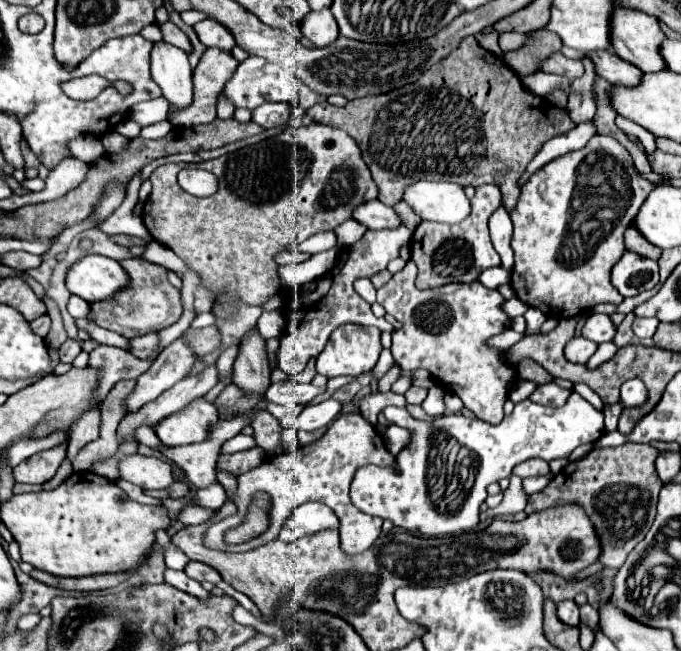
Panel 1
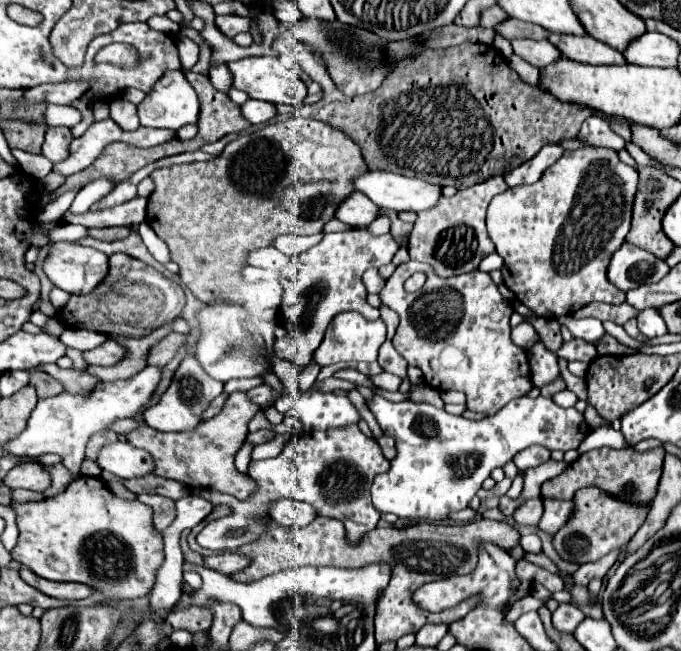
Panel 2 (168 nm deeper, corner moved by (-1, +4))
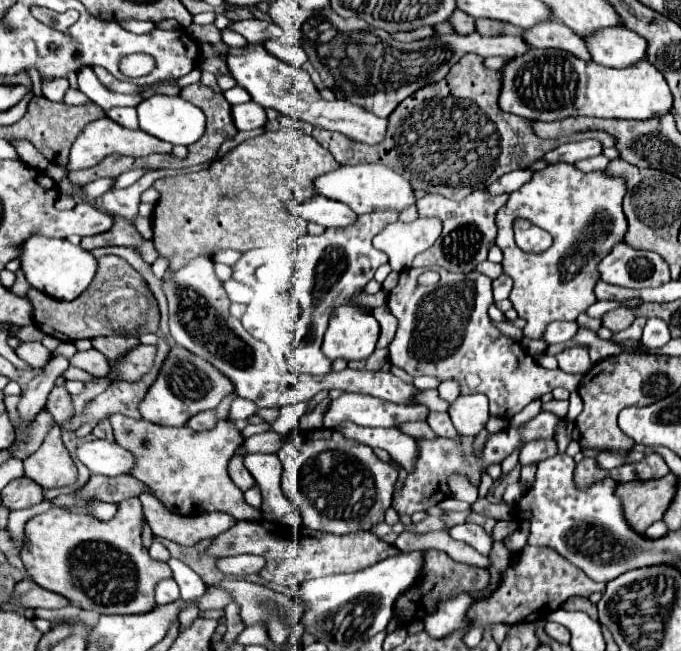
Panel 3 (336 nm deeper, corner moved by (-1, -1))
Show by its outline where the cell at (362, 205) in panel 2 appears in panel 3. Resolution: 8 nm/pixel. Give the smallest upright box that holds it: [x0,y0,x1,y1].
[288,196,358,228]

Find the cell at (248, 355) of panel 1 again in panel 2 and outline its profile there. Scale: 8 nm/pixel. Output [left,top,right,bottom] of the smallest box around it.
[126,393,260,499]

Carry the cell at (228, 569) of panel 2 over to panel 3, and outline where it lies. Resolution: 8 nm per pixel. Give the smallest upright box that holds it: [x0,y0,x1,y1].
[216,554,264,576]

